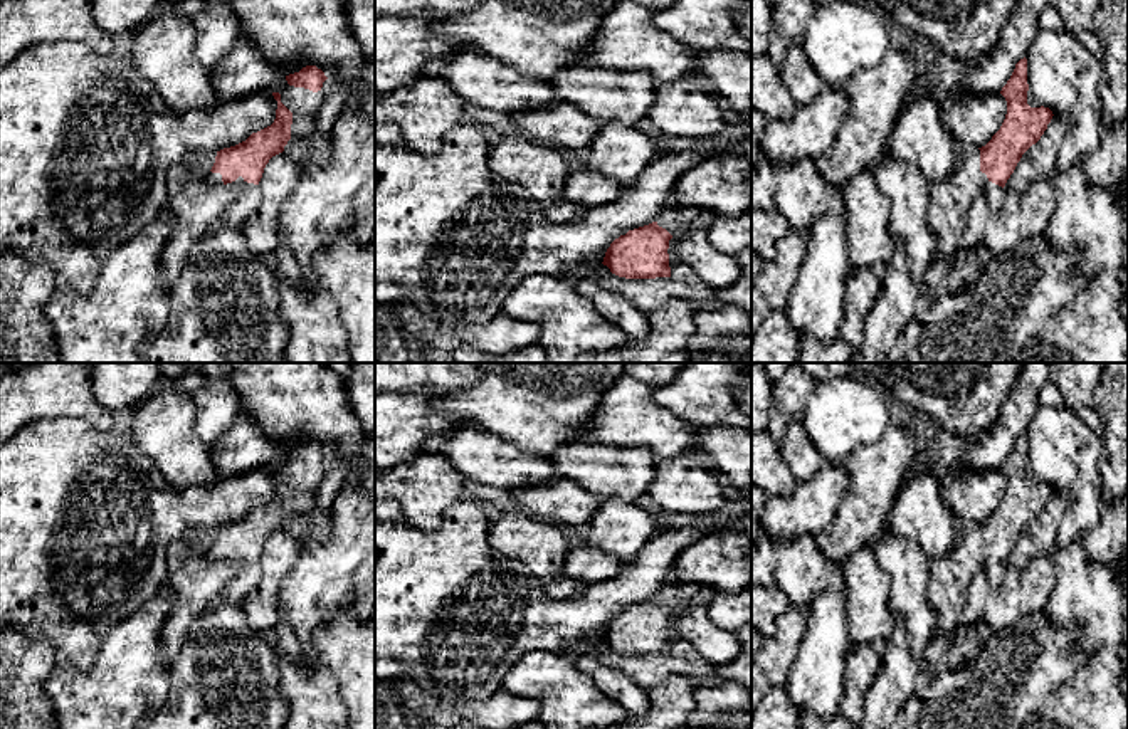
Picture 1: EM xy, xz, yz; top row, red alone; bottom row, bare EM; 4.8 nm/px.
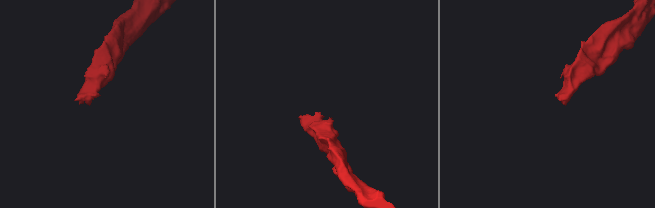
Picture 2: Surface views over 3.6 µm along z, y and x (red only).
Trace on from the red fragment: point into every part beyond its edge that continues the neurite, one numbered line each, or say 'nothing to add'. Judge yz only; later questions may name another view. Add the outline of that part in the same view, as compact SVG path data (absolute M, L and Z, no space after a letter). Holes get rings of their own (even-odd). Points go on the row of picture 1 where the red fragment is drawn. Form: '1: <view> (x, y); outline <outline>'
1: yz (950, 200); outline M968 149L951 176L930 183L926 222L936 237L936 255L923 275L925 286L940 284L950 272L958 254L965 250L963 233L970 208L978 195L983 195L992 210L997 210L1005 197L1005 188L992 183L980 171L980 149Z

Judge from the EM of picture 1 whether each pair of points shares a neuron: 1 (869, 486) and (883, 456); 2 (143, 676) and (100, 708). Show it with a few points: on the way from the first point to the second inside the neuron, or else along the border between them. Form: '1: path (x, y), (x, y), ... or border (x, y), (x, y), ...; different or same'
1: path (874, 479), (883, 462); same
2: path (133, 681), (110, 702); same

